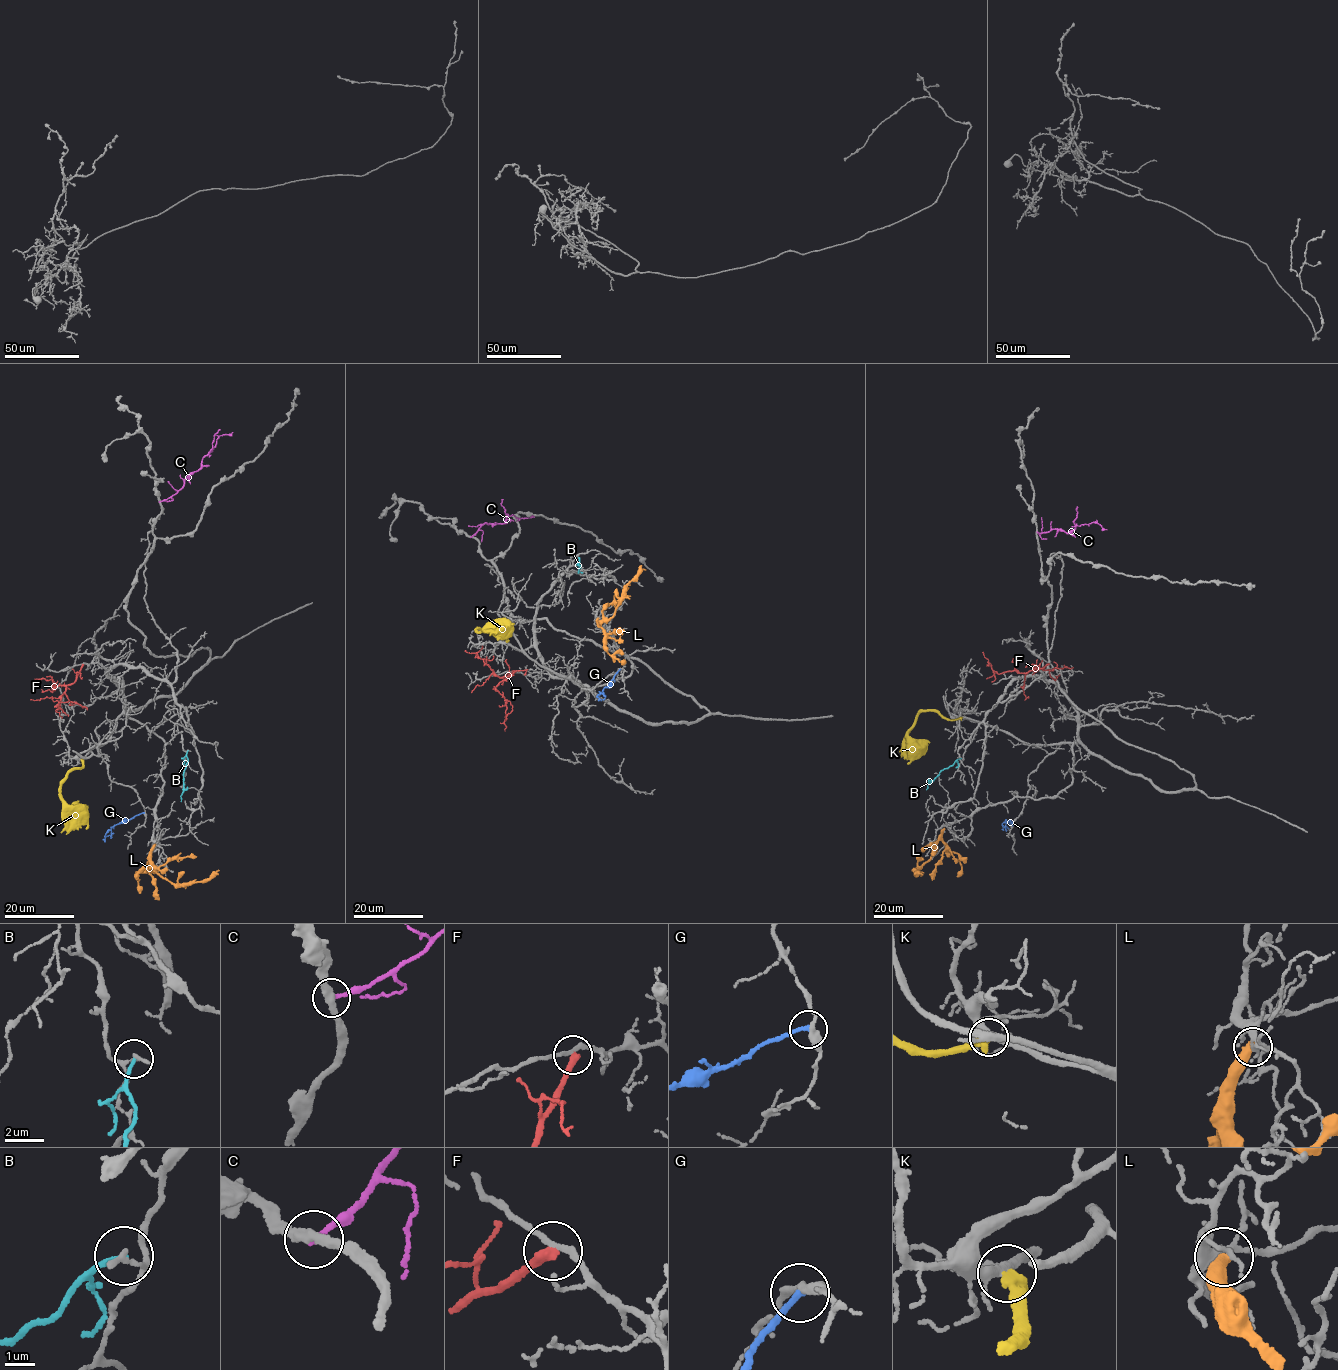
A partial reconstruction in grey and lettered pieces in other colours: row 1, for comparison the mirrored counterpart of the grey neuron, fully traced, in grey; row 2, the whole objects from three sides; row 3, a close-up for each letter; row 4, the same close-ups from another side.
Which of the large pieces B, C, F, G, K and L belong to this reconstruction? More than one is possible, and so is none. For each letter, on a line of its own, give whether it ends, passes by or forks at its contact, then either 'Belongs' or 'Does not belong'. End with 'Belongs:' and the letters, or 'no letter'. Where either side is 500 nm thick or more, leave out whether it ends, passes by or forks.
B: It ends there. Does not belong
C: It ends there. Does not belong
F: It ends there. Does not belong
G: It ends there. Does not belong
K: It ends there. Does not belong
L: It ends there. Does not belong
Belongs: no letter

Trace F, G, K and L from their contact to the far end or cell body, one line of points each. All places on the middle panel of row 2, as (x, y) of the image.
F: (514, 672), (504, 678), (476, 653), (465, 650)
G: (619, 669), (610, 684), (596, 696), (605, 698)
K: (507, 642), (505, 636), (496, 630), (476, 630), (480, 633), (487, 627), (512, 625)
L: (598, 617), (601, 624), (613, 615), (626, 588), (637, 579), (641, 570), (645, 570)

